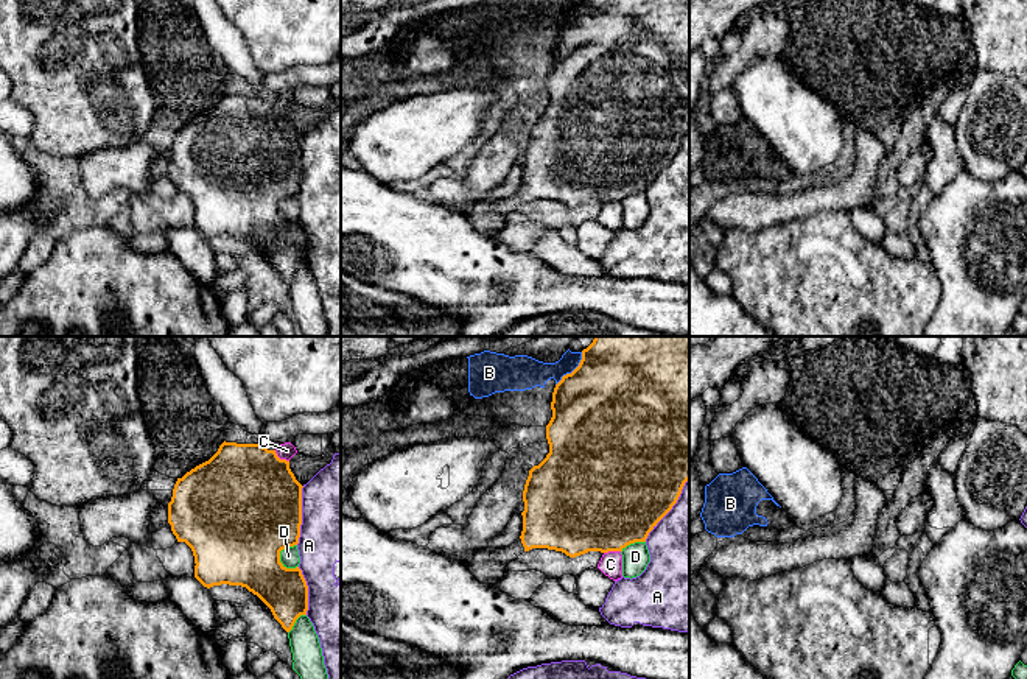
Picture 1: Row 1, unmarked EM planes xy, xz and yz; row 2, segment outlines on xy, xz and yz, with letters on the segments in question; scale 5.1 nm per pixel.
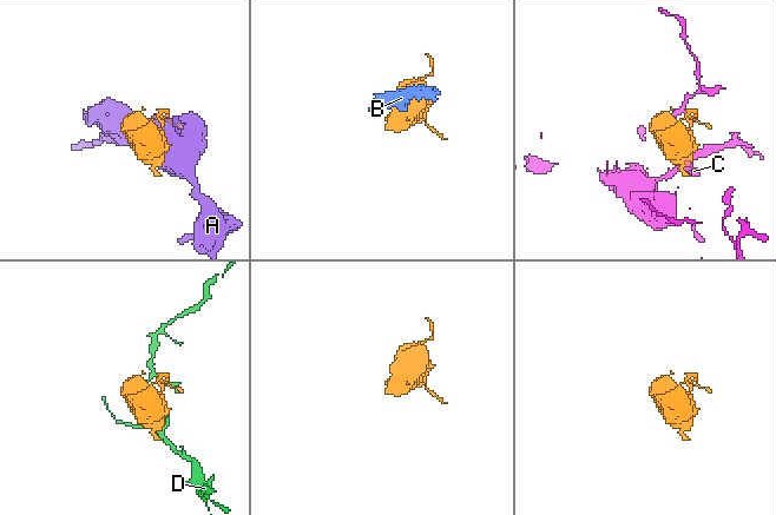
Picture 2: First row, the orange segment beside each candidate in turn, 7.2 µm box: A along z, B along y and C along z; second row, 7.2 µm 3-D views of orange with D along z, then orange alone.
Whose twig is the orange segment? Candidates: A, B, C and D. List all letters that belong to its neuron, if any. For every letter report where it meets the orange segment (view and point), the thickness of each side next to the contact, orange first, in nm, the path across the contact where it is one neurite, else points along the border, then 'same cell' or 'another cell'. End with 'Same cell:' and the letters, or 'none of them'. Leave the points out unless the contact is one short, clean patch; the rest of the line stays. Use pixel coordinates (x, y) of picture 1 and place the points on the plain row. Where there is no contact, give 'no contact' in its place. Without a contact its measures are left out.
A: meets orange in xy at (301, 167); 500 nm thick on the orange side, 400 nm on the other; another cell
B: meets orange in xz at (573, 22); 500 nm thick on the orange side, 180 nm on the other; another cell
C: meets orange in xy at (279, 109); 500 nm thick on the orange side, 90 nm on the other; another cell
D: meets orange in xy at (279, 204); 500 nm thick on the orange side, 100 nm on the other; another cell
Same cell: none of them

